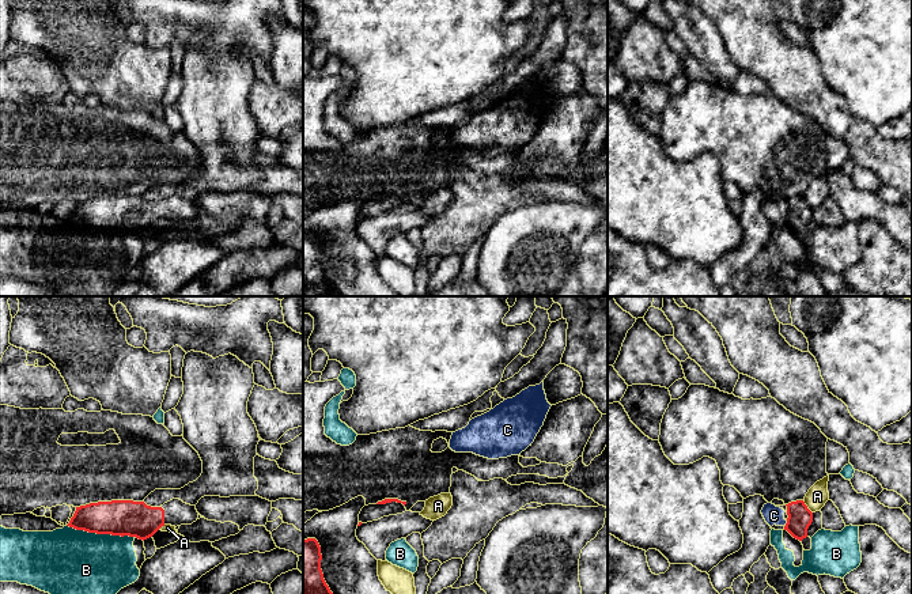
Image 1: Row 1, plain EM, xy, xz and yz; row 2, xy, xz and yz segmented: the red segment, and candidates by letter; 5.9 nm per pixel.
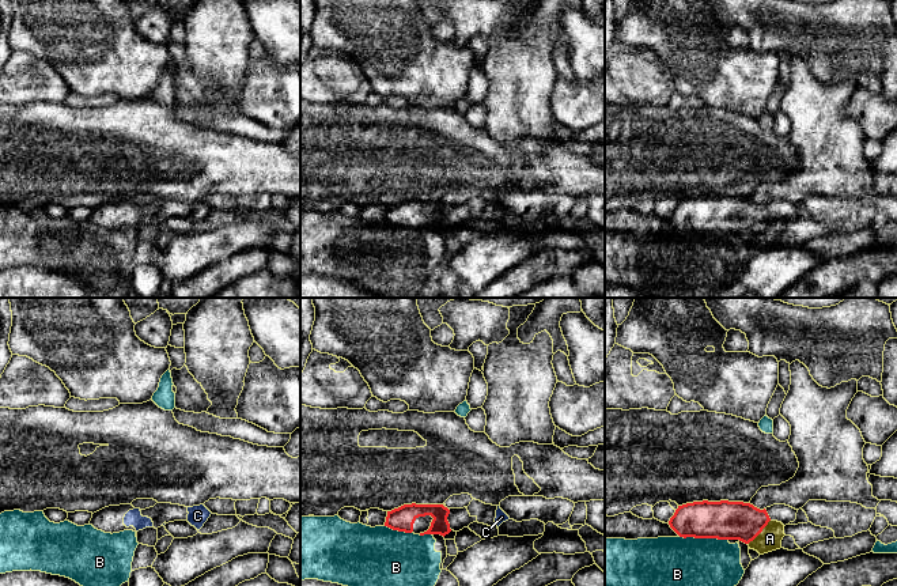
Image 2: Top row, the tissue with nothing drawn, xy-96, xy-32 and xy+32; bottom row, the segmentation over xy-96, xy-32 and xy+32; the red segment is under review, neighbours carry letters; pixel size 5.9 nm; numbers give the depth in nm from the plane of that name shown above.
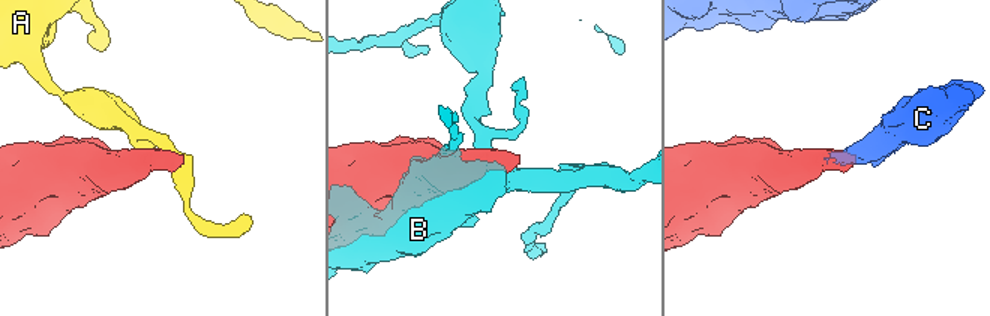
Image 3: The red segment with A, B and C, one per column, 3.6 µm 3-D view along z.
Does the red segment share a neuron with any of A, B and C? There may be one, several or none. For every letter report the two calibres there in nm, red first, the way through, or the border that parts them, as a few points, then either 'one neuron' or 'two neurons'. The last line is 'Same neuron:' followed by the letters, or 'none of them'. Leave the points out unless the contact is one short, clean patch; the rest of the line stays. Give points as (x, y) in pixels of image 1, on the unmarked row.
A: 140/120 nm | along yz (802, 196), (812, 208) | two neurons
B: 220/440 nm | two neurons
C: 140/110 nm | across yz (799, 214), (794, 219), (786, 219), (774, 211) | one neuron
Same neuron: C

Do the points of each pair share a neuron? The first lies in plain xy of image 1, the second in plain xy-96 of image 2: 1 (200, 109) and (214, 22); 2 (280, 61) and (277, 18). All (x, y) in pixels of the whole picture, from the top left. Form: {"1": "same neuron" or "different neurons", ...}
{"1": "same neuron", "2": "same neuron"}

